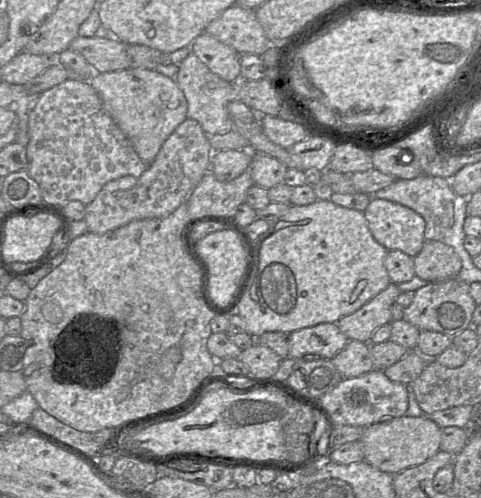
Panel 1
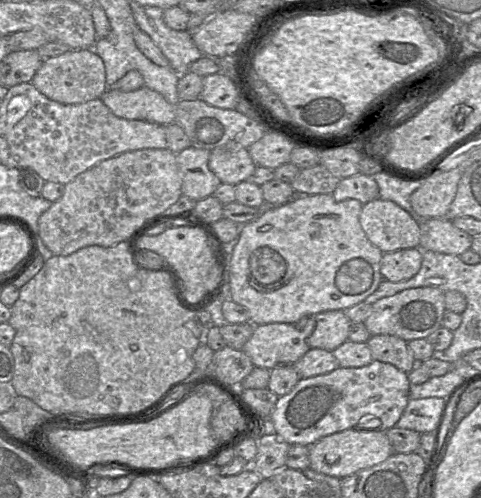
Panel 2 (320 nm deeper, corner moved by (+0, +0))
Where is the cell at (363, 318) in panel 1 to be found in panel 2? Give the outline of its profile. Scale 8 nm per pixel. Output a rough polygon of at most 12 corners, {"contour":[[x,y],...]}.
{"contour":[[344,310],[296,323],[310,348],[333,351],[348,341]]}

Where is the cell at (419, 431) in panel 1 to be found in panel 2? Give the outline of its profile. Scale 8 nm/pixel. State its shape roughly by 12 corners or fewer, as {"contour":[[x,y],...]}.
{"contour":[[349,428],[309,445],[310,468],[342,479],[394,453],[386,431]]}

